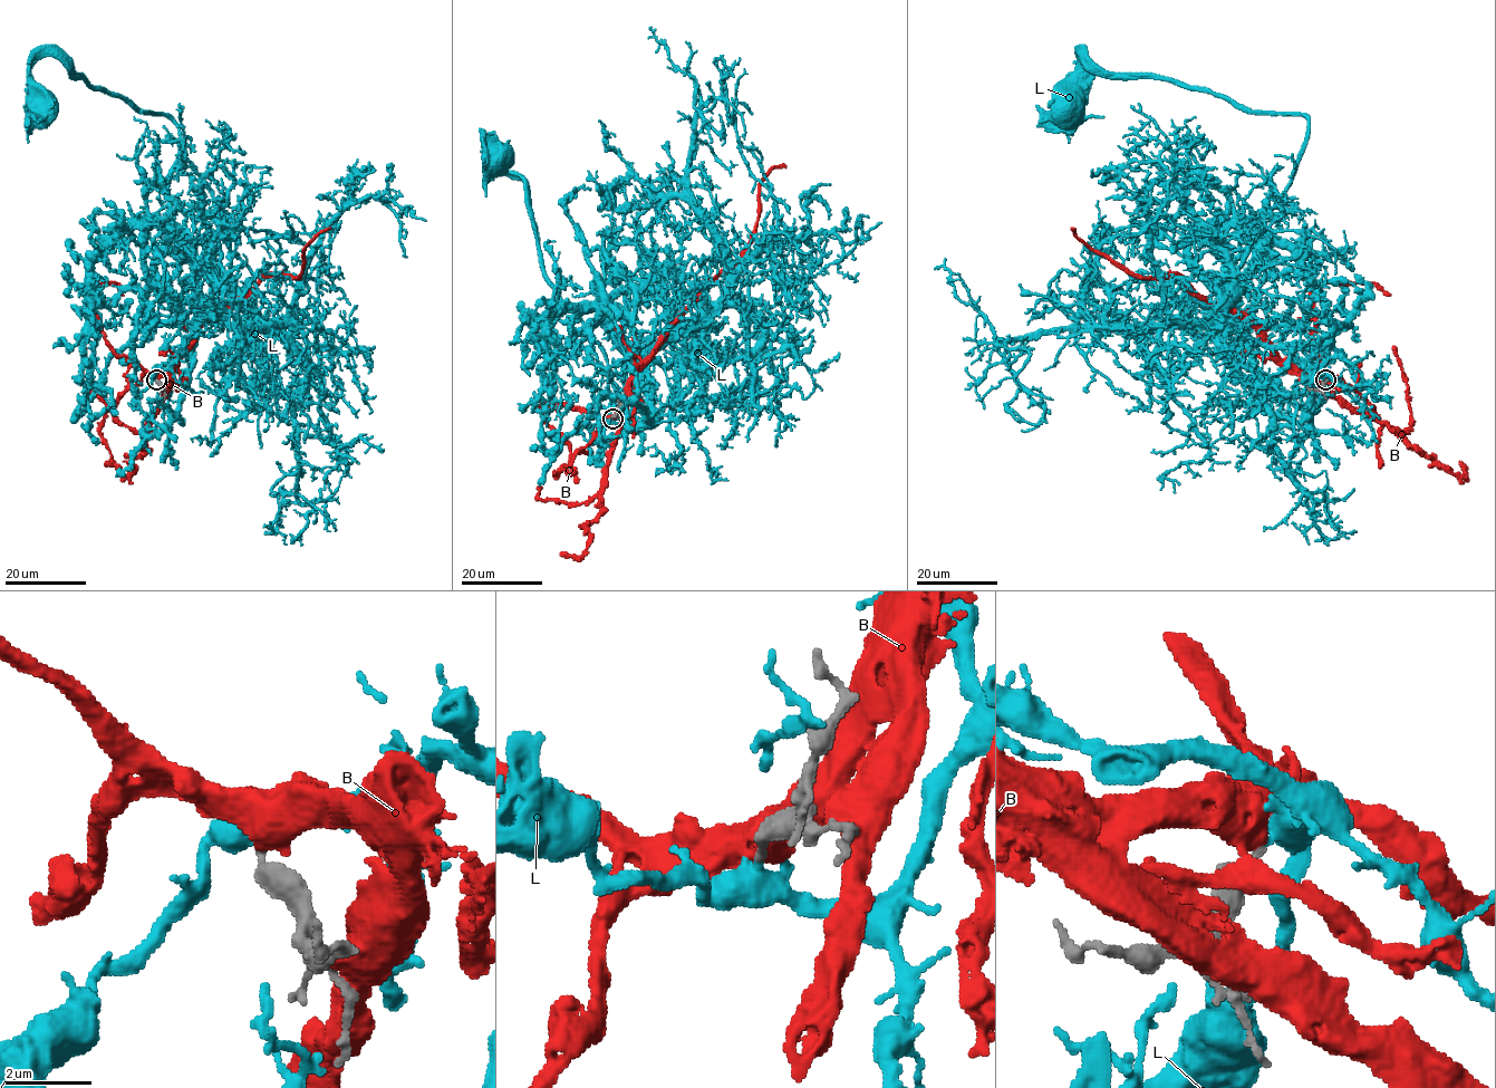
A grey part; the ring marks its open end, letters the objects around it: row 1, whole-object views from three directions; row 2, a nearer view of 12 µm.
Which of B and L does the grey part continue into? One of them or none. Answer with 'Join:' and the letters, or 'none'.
Join: L

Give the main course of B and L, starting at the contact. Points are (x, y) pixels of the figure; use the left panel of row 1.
B: (157, 379), (170, 369), (214, 314), (238, 302), (263, 277), (297, 277), (301, 272), (303, 249), (329, 228)
L: (157, 379), (191, 364), (193, 343), (195, 256), (169, 219), (179, 130), (36, 56), (29, 78), (45, 105)

